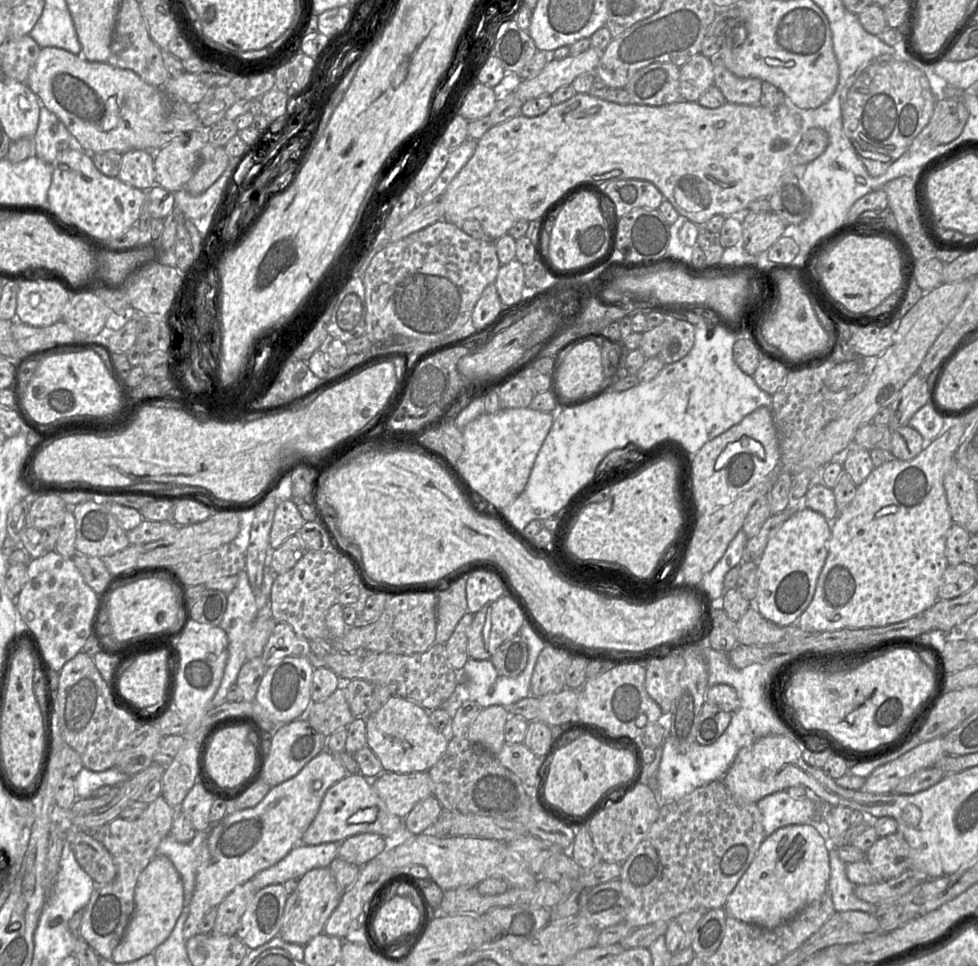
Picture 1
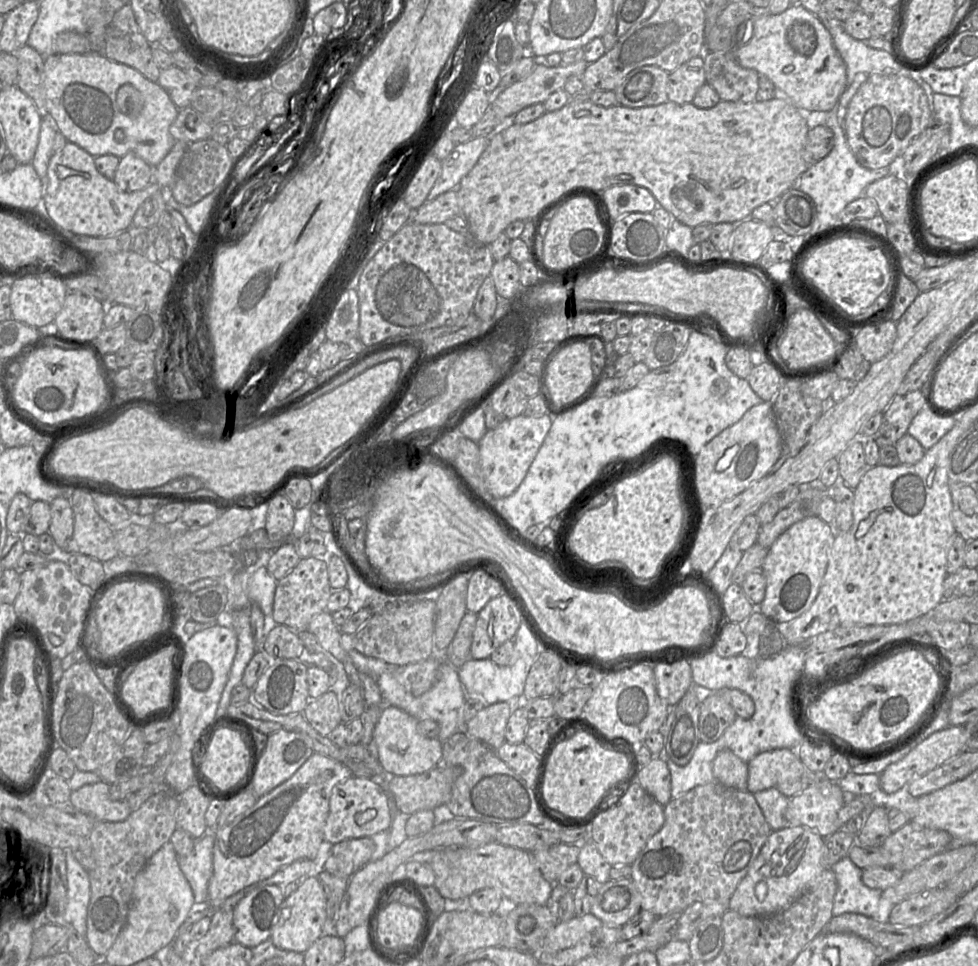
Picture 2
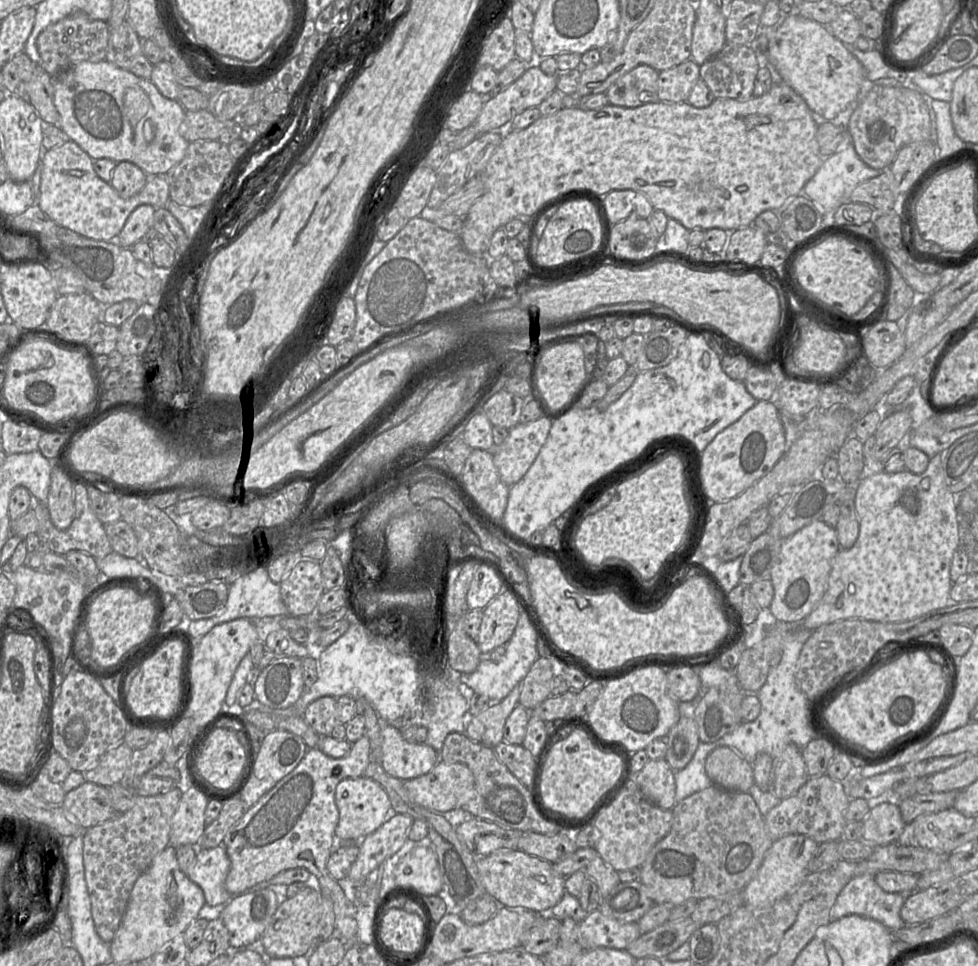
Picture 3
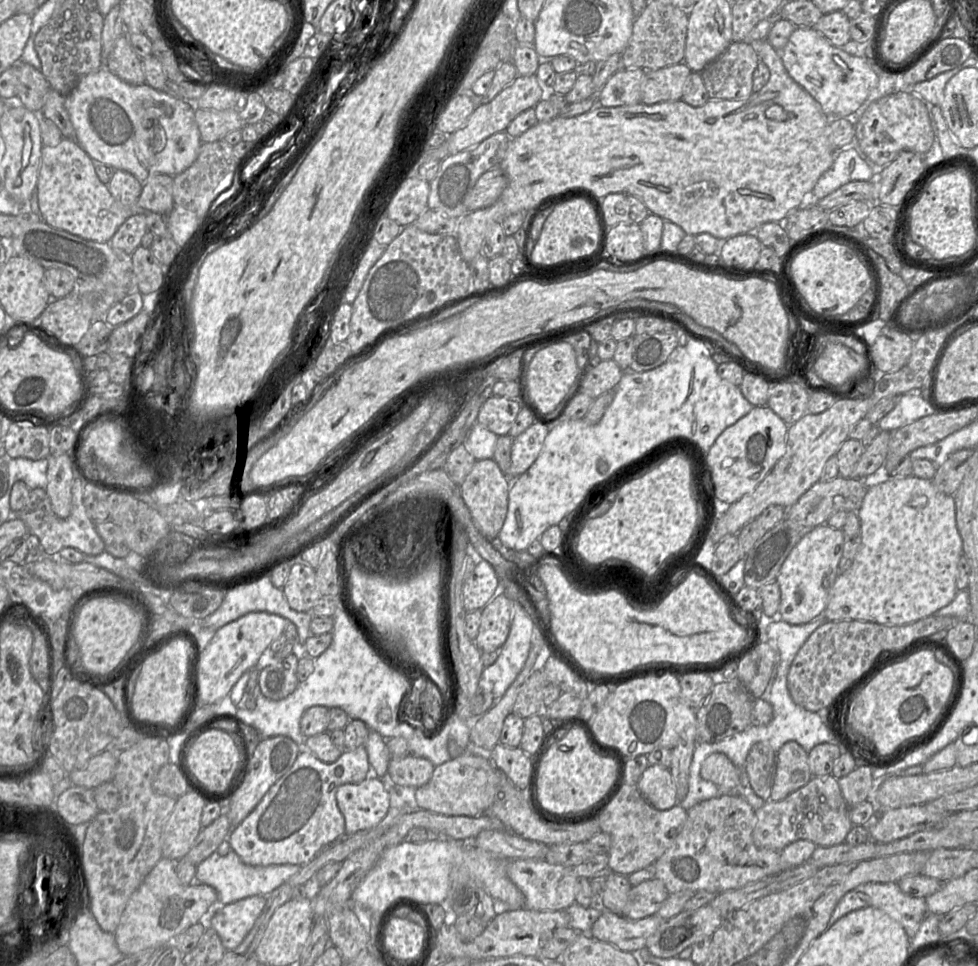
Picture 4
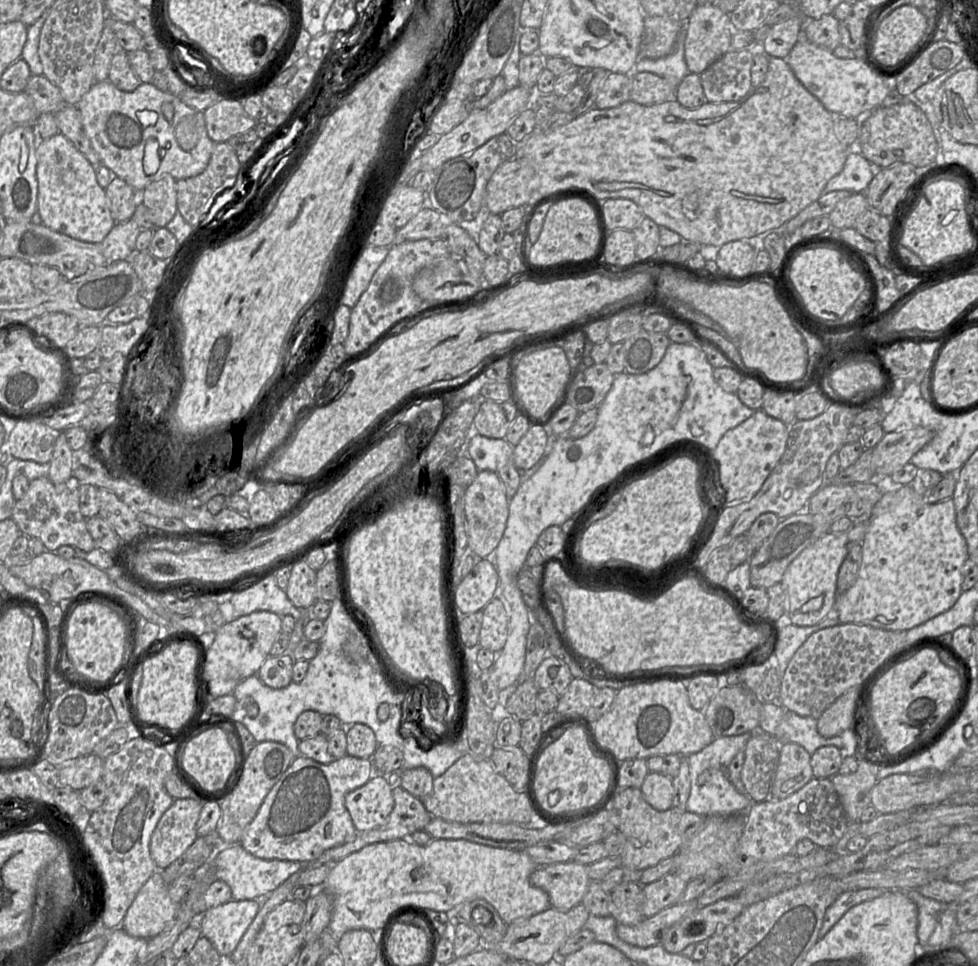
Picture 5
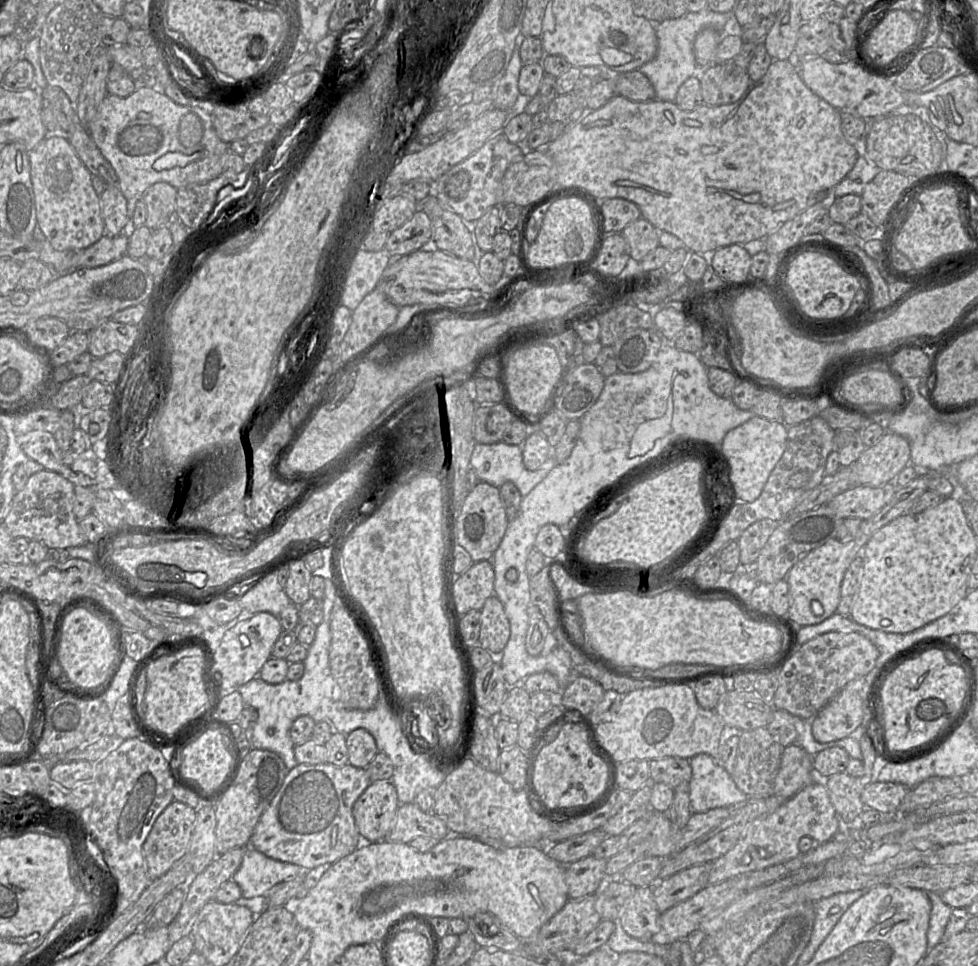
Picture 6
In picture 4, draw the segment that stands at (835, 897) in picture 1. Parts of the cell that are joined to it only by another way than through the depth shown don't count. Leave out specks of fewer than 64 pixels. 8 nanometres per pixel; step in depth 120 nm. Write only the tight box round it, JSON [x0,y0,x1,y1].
[828,883,926,939]

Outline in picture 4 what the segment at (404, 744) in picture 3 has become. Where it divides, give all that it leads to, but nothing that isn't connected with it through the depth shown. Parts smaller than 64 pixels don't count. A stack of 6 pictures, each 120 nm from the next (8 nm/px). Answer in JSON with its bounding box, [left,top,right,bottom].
[388,754,434,788]

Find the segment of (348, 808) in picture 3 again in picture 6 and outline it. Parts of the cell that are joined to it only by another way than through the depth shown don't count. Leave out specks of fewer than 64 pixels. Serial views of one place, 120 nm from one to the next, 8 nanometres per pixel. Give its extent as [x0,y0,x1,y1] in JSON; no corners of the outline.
[352,779,399,842]

